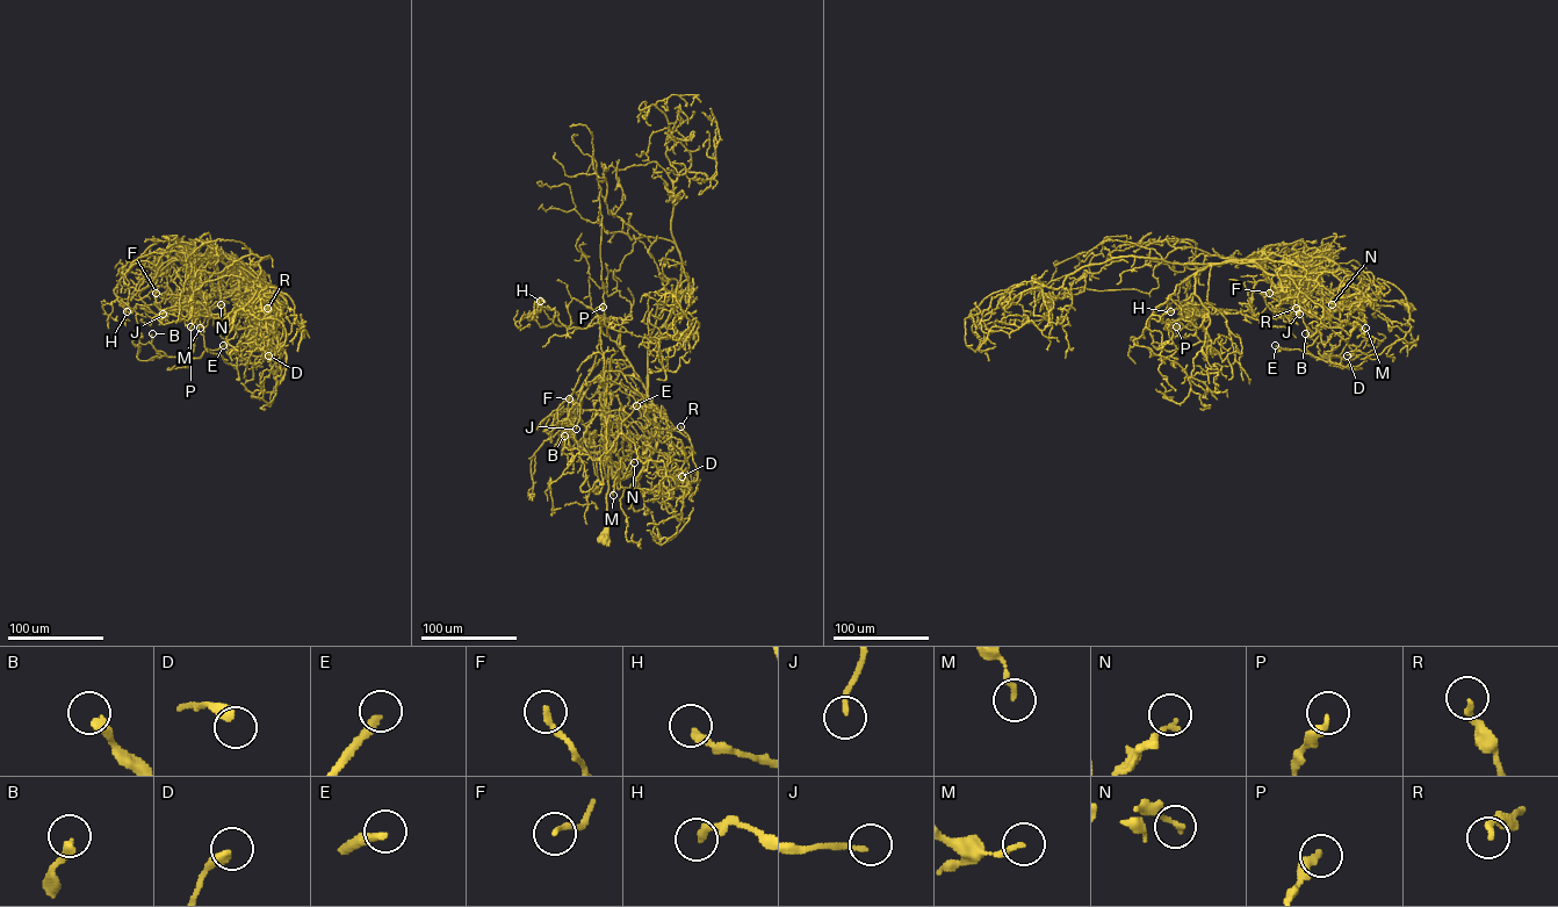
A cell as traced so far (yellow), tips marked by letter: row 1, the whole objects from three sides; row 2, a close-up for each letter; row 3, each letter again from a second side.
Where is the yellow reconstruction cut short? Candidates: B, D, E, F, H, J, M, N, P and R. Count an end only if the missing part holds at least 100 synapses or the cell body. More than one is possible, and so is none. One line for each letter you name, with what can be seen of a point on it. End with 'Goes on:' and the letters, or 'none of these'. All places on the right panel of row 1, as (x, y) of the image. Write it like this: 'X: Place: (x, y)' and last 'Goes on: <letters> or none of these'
E: Place: (1275, 345)
Goes on: E

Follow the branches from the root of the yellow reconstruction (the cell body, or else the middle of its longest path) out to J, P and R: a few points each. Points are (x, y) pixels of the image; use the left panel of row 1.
J: (192, 304), (194, 299), (193, 315), (184, 301), (160, 286), (154, 297), (167, 318), (163, 314)
P: (192, 304), (194, 299), (194, 318), (193, 280), (187, 312), (202, 315), (195, 315), (190, 326)
R: (192, 304), (194, 318), (208, 295), (244, 275), (282, 317), (267, 308)

